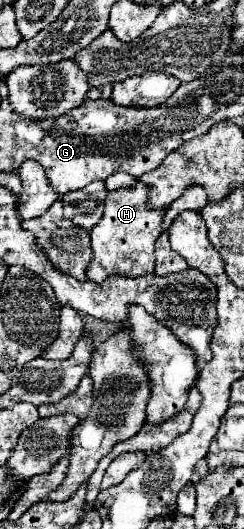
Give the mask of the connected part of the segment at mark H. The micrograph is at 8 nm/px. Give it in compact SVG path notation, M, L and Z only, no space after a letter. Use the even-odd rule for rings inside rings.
M139 180L133 188L119 188L107 194L105 200L105 212L97 226L91 230L91 242L93 242L93 264L99 264L101 270L105 270L107 256L113 256L113 270L121 270L121 276L141 276L141 274L153 274L155 268L155 240L161 234L161 222L165 216L165 210L149 210L147 208L149 190ZM117 254L131 254L125 258L117 258Z

